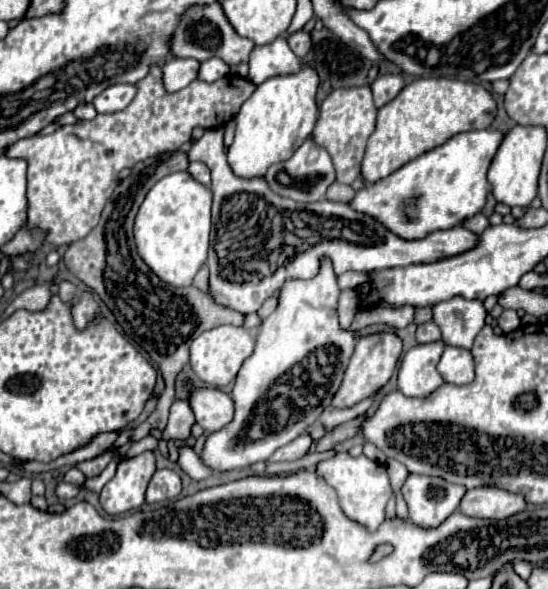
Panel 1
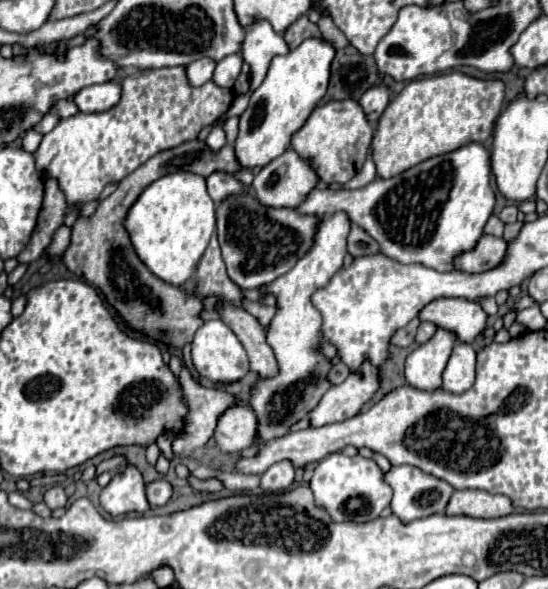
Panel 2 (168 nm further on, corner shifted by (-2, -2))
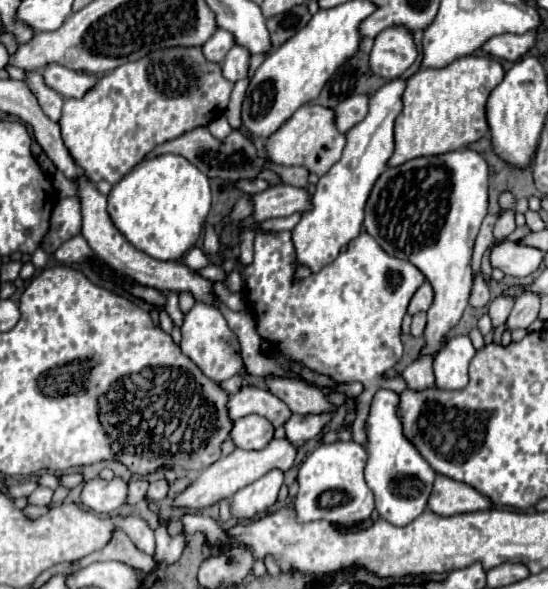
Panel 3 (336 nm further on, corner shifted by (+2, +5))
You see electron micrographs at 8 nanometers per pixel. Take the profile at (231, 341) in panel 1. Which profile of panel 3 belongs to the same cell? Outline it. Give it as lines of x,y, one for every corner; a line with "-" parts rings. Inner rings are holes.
196,301
196,305
184,315
182,323
182,341
180,349
186,357
190,357
206,377
214,381
226,381
232,375
238,375
242,369
242,351
238,337
228,327
224,315
214,305
202,305
202,301

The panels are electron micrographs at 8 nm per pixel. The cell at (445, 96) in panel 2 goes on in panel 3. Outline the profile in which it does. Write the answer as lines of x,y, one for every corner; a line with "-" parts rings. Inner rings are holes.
466,55
456,59
454,63
450,63
448,67
442,69
422,69
418,73
414,73
408,79
408,87
404,91
404,109
402,113
396,117
396,125
394,125
394,155
390,157
388,165
390,167
398,167
410,159
416,157
430,157
430,155
442,155
442,153
450,153
454,149
462,149
478,139
484,137
484,133
488,131
488,123
486,123
486,101
490,91
502,81
504,77
504,69
500,65
500,61
496,61
494,57
486,57
486,55

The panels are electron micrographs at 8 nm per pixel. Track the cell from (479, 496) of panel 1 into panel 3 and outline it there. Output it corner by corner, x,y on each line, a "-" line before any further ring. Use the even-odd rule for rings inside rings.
436,473
434,487
428,501
428,509
432,513
440,517
450,517
450,515
460,515
460,513
482,511
482,509
488,509
490,505
492,505
490,499
480,495
470,485

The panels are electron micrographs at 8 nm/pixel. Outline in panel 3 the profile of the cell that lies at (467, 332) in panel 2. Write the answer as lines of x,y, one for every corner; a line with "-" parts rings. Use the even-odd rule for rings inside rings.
424,281
424,283
418,287
418,291
414,293
414,297
412,297
410,305
408,305
408,313
414,315
414,313
418,313
418,311
428,311
432,299
434,299
432,285
430,285
428,281

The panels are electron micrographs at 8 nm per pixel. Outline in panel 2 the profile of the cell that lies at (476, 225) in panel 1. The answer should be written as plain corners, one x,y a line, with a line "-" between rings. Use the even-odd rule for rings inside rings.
492,214
492,216
490,216
490,220
486,222
484,232
486,232
486,234
492,234
492,236
502,236
502,230
504,230
502,220
500,220
496,214

